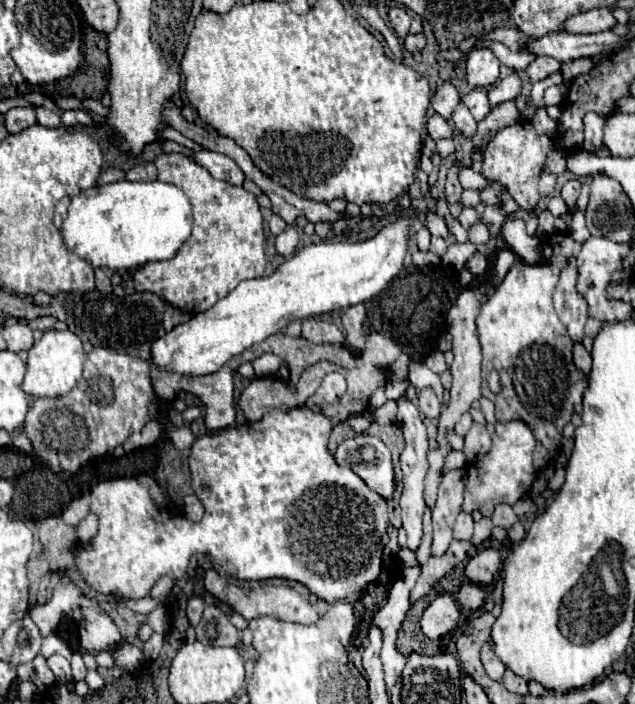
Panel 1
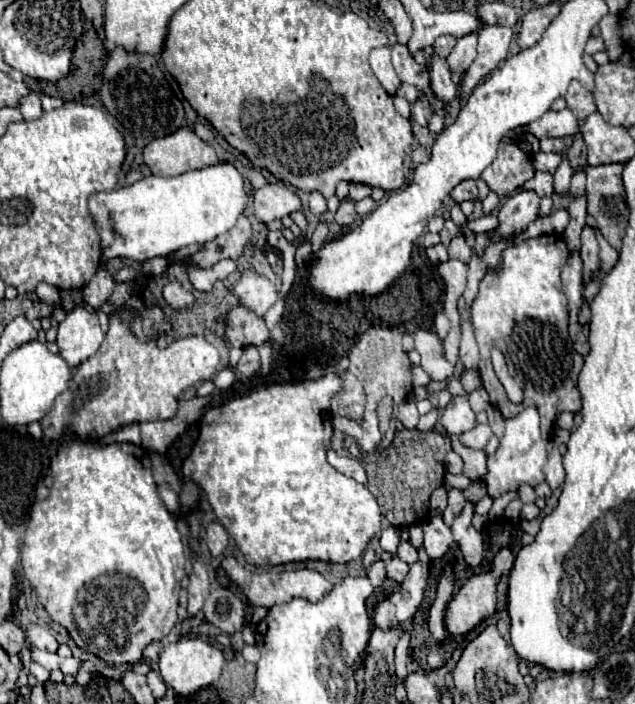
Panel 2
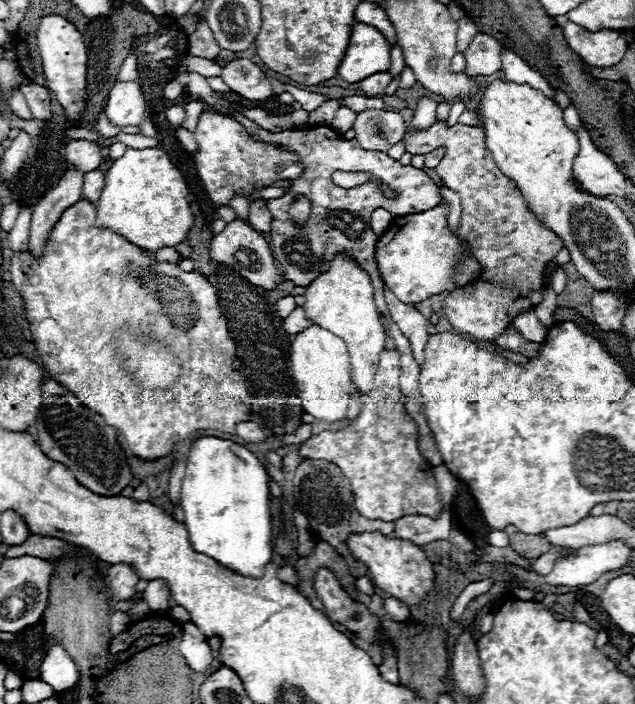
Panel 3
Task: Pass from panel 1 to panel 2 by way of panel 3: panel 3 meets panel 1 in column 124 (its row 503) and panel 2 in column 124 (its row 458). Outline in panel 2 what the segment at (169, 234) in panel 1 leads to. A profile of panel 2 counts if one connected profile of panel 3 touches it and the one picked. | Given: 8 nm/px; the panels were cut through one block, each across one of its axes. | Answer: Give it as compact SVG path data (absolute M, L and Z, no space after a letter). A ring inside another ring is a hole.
M226 162L190 170L174 178L148 176L132 186L96 192L88 198L88 210L102 240L102 262L110 262L112 258L144 262L156 256L168 256L184 246L210 242L236 224L236 218L244 212L246 204L248 194L244 190L244 178Z

